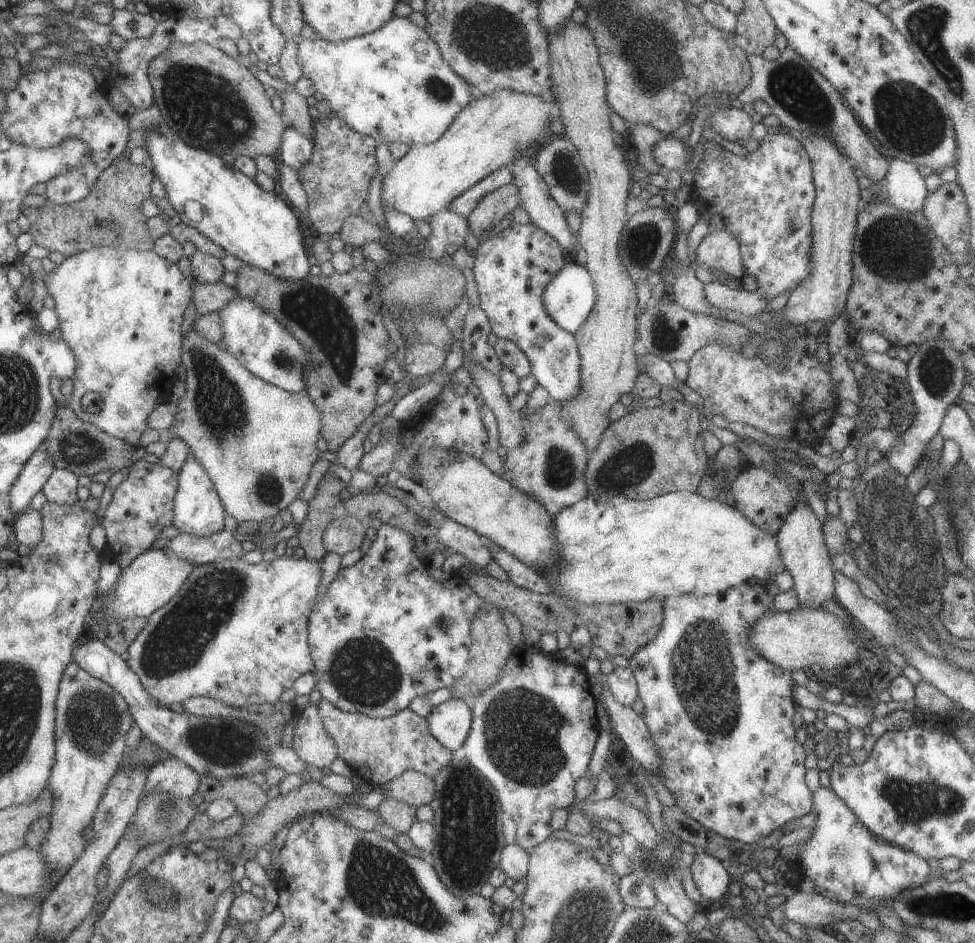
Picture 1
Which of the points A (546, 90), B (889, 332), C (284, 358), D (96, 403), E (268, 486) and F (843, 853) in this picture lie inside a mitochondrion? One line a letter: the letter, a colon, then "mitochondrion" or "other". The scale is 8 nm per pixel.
A: other
B: other
C: mitochondrion
D: other
E: mitochondrion
F: mitochondrion

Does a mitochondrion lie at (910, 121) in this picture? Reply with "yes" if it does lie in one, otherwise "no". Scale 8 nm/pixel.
yes

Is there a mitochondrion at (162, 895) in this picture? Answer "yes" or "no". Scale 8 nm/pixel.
yes

